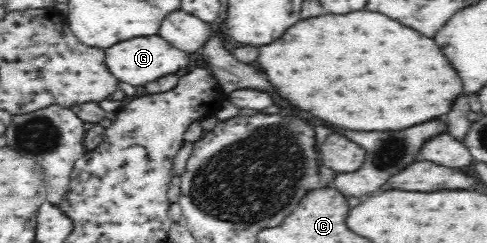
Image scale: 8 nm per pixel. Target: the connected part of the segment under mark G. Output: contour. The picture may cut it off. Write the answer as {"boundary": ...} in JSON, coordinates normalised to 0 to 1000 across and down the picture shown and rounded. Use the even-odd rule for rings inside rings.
{"boundary":[[[314,144],[312,152],[277,152],[267,169],[251,169],[242,185],[228,185],[226,202],[218,202],[218,267],[226,284],[226,300],[263,342],[263,350],[300,350],[308,333],[320,333],[324,317],[333,309],[345,309],[345,300],[366,300],[370,284],[386,276],[390,243],[378,210],[361,202],[355,185],[349,185],[345,169],[337,169],[337,156]]]}

